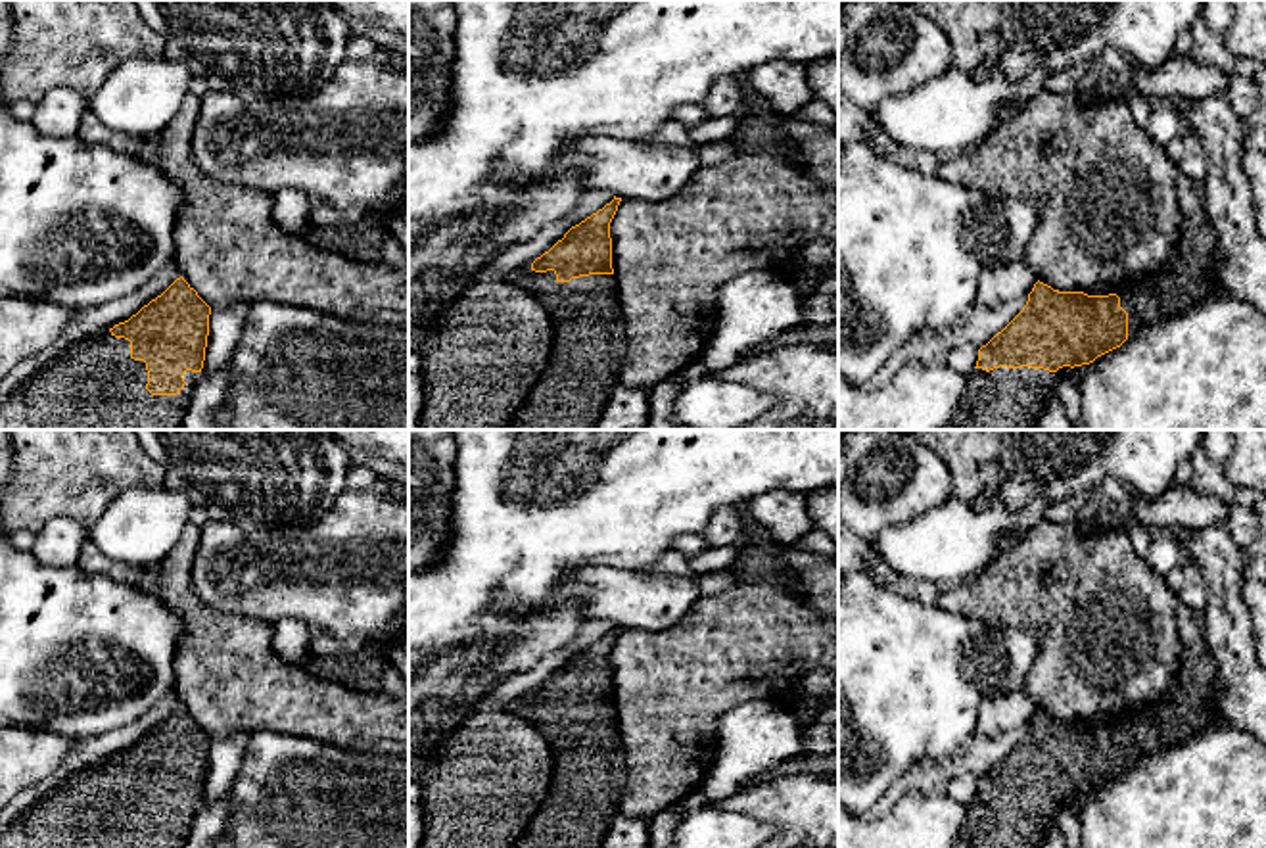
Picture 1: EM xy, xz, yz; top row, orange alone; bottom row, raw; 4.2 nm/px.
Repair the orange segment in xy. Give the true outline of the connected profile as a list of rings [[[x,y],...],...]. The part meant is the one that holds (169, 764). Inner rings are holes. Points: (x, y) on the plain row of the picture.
[[[180,706],[129,750],[65,779],[54,792],[25,810],[4,833],[0,848],[184,848],[201,808],[211,737]]]

